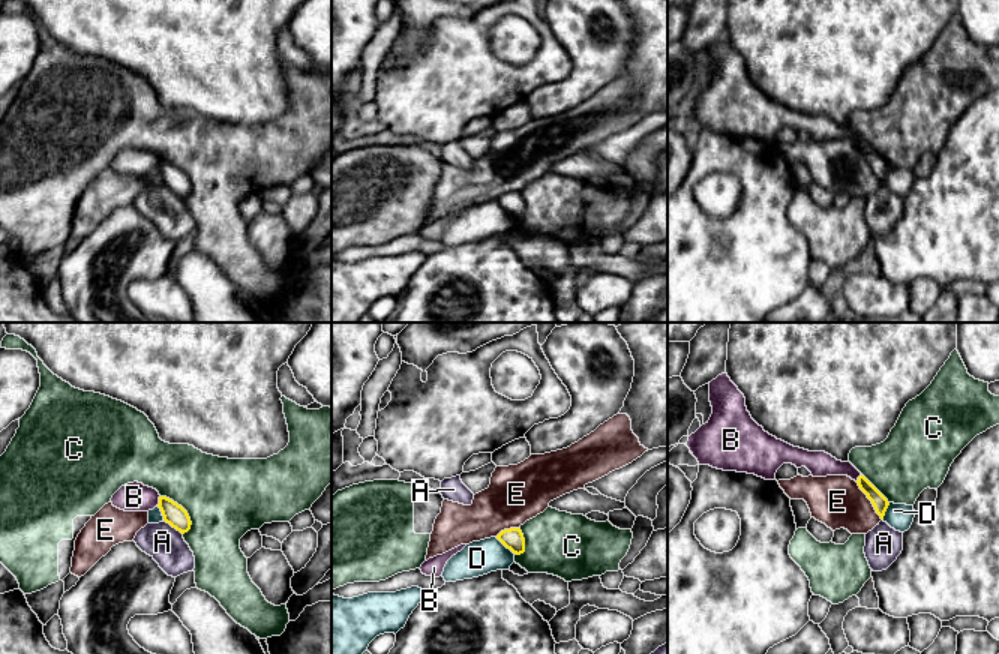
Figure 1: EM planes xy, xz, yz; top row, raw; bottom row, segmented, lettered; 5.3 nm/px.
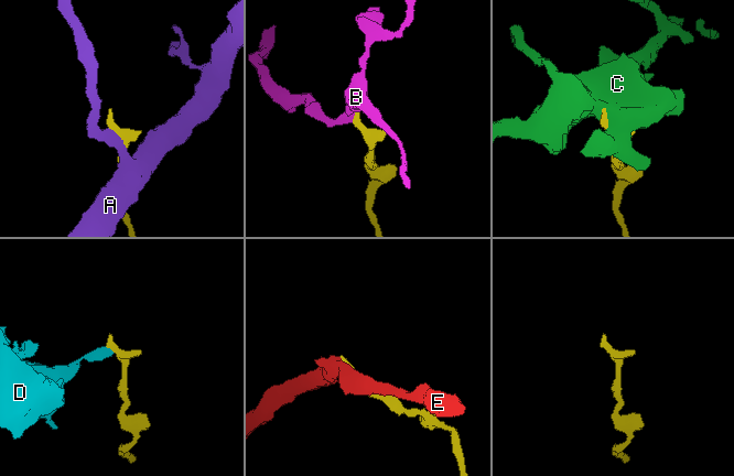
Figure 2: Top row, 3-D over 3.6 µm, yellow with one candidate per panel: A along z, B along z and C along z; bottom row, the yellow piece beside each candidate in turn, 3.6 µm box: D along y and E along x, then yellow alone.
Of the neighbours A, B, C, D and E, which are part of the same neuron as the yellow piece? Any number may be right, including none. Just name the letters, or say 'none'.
none

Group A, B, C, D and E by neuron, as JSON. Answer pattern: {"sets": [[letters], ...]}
{"sets": [["A"], ["B"], ["C"], ["D"], ["E"]]}

